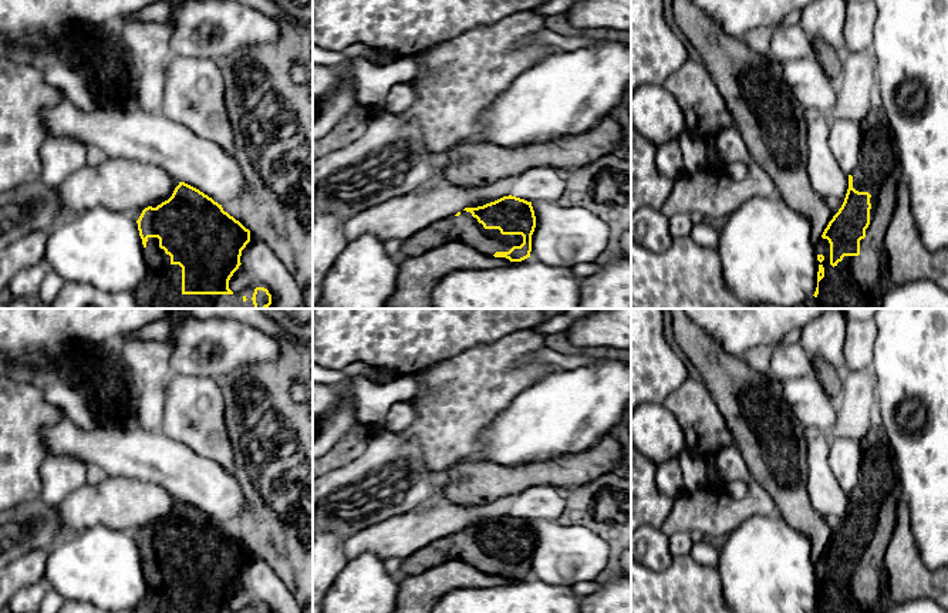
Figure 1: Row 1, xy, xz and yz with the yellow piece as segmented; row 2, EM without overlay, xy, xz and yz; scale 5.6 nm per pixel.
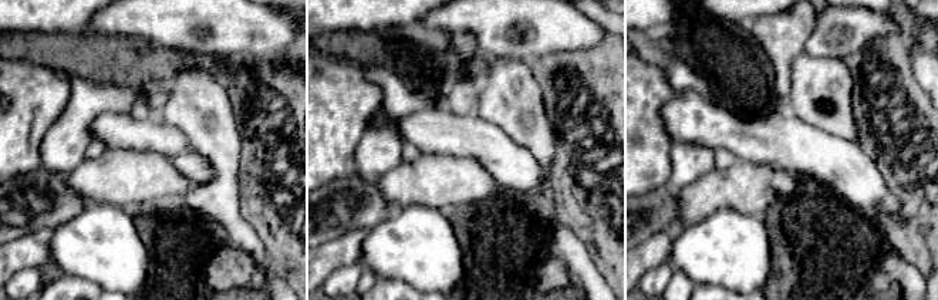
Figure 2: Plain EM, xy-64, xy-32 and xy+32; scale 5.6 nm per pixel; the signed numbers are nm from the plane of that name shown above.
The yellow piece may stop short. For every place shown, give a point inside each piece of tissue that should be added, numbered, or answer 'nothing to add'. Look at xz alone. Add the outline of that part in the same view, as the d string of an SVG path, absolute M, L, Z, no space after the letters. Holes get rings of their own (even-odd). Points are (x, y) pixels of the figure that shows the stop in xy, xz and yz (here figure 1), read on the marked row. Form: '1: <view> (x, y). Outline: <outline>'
1: xz (465, 229). Outline: M470 212L441 219L411 235L401 245L401 257L421 256L449 242L465 243L483 255L509 252L523 243L522 235L502 235L499 229L485 229Z

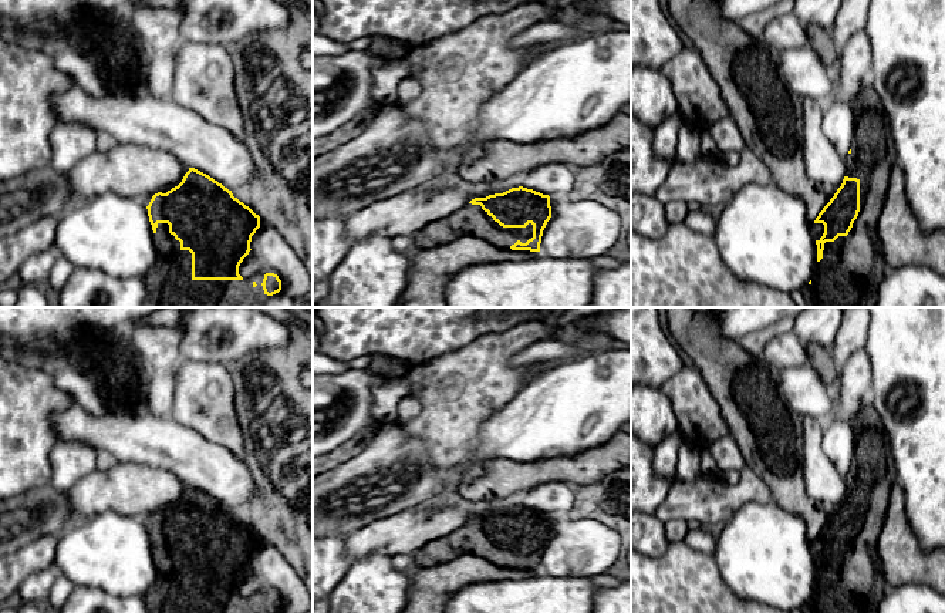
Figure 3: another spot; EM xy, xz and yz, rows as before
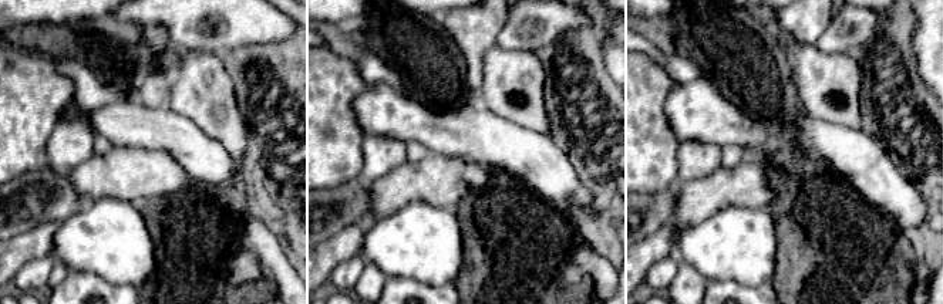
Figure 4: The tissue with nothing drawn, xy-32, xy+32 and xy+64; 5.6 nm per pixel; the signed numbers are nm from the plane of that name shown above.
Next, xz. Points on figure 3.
1: xz (469, 221). Outline: M468 203L459 210L438 219L412 236L414 250L431 249L463 236L476 236L490 245L510 249L517 240L526 243L533 238L533 225L526 228L503 228L482 209Z

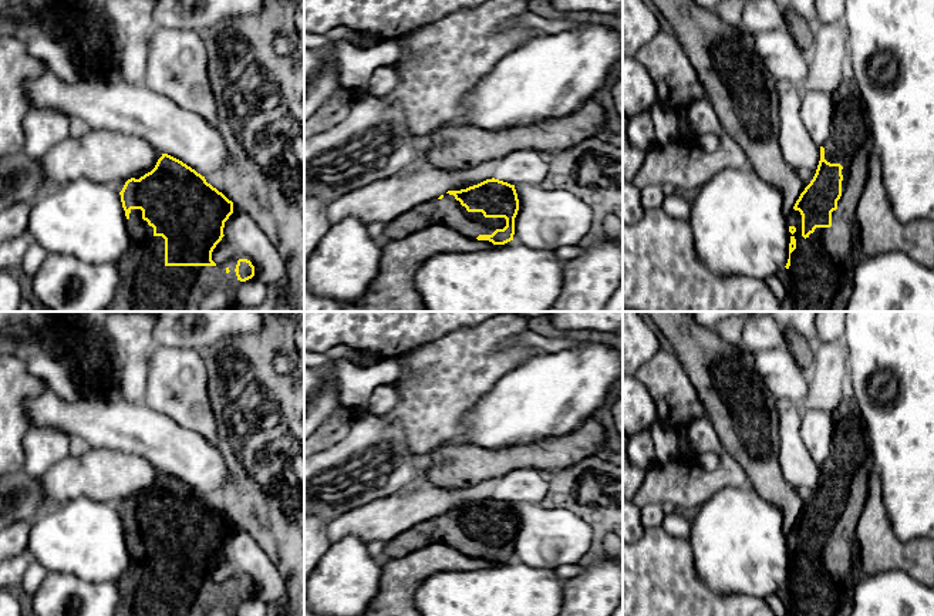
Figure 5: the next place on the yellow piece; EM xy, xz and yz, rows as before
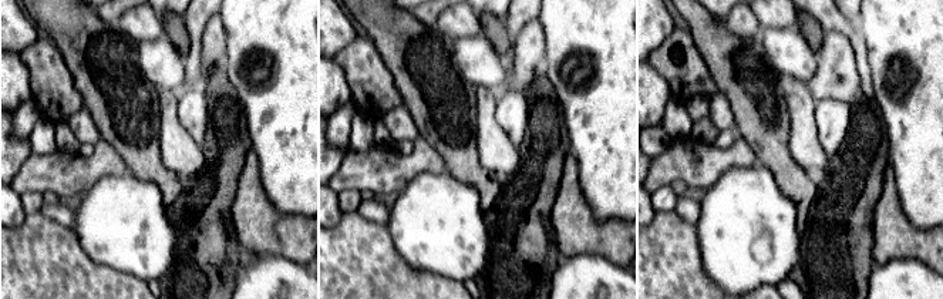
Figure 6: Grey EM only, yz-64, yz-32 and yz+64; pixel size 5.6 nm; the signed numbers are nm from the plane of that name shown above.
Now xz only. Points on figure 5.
1: xz (448, 212). Outline: M453 195L424 202L394 218L384 228L384 240L404 239L432 225L448 226L466 238L492 235L506 226L505 218L485 218L482 212L468 212Z

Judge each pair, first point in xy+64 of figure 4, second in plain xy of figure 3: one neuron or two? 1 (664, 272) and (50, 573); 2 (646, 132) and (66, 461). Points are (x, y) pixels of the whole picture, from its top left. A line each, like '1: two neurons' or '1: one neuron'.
1: one neuron
2: two neurons

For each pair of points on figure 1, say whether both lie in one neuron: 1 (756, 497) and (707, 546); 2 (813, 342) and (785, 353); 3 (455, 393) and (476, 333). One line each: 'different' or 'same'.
1: different
2: different
3: different

